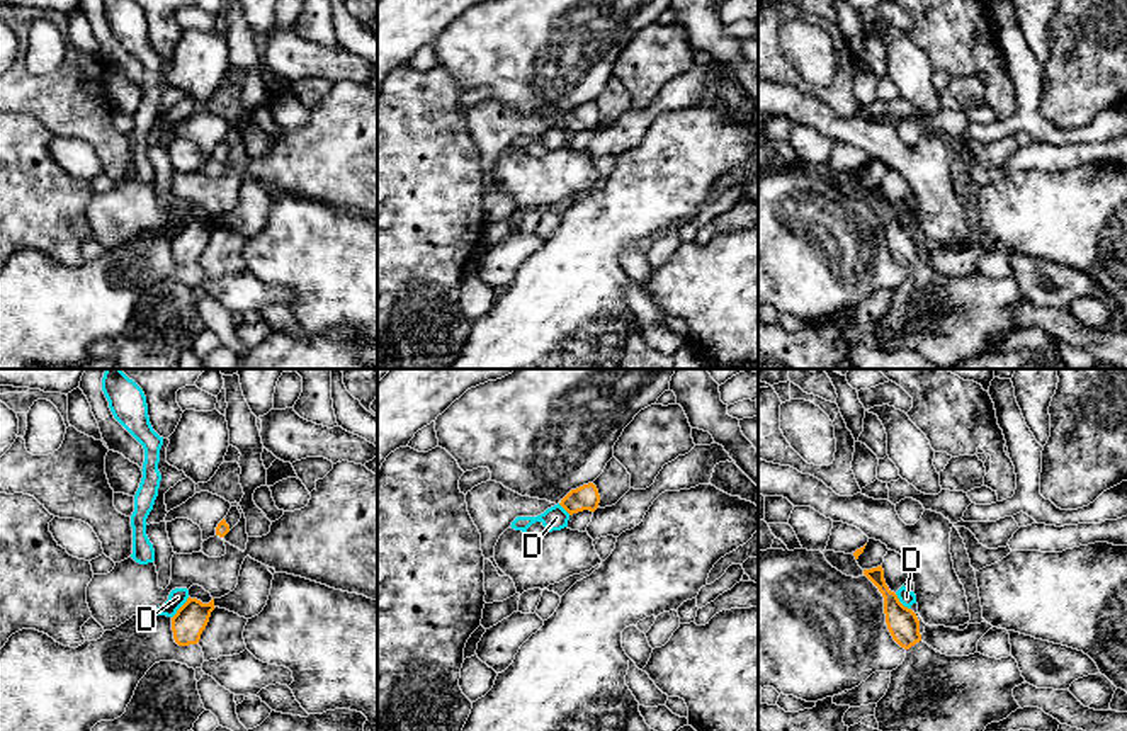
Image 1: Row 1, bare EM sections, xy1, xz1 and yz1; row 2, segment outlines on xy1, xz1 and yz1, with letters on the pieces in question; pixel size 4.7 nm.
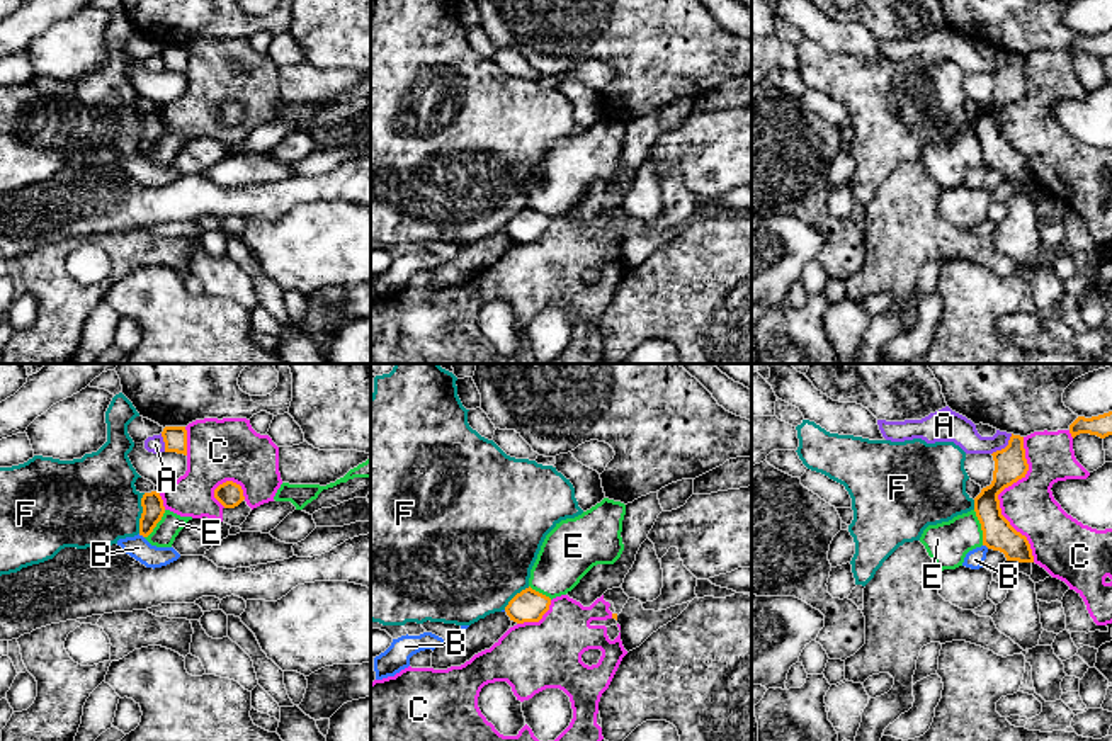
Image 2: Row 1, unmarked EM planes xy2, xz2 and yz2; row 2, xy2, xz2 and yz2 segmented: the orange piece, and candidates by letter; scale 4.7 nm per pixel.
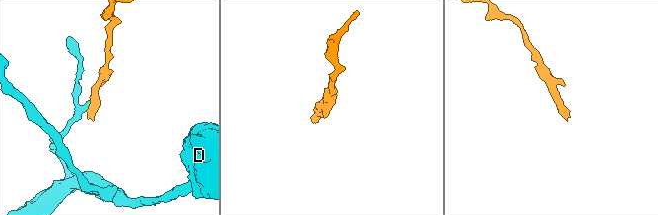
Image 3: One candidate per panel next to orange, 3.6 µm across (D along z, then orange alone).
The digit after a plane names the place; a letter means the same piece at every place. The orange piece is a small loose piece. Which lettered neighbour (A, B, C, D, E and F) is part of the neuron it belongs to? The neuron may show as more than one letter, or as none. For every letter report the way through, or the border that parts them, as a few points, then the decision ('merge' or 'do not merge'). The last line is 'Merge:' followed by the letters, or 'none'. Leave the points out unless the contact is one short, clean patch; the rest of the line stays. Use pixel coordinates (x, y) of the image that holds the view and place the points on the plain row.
A: border along yz2 (1012, 53), (1009, 62), (992, 73); do not merge
B: border along xy2 (138, 153), (143, 157); do not merge
C: do not merge
D: border along xy1 (189, 216), (172, 237); do not merge
E: border along yz2 (973, 130), (980, 143), (983, 164); do not merge
F: border along xy2 (145, 113), (138, 152); do not merge
Merge: none

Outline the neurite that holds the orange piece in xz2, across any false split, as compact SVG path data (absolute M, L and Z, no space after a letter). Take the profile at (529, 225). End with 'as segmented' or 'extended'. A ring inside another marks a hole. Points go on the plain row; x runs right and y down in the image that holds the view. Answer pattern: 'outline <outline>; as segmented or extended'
outline M530 206L517 212L505 226L510 240L517 243L539 241L549 229L551 218L532 209Z; as segmented

